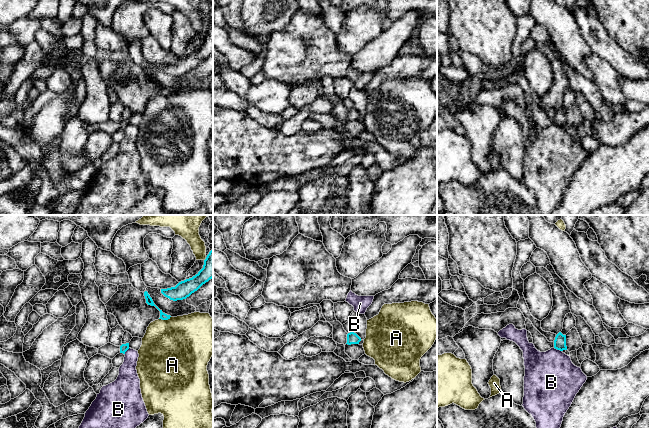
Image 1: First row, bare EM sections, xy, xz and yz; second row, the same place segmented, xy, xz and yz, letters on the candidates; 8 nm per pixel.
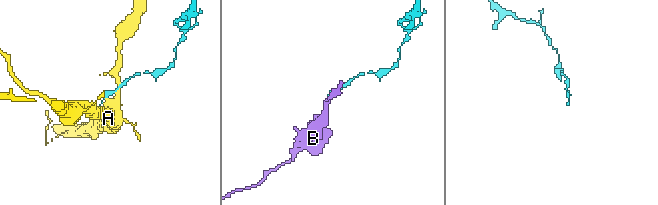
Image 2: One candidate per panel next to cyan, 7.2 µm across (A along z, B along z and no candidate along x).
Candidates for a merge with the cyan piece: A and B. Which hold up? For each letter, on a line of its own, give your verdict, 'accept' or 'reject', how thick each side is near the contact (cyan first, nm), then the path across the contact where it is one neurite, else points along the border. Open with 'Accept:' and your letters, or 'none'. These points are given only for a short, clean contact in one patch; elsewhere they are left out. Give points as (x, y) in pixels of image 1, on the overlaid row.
Accept: none
A: reject | 60/480 nm
B: reject | 100/440 nm | along yz (554, 347), (561, 351)

